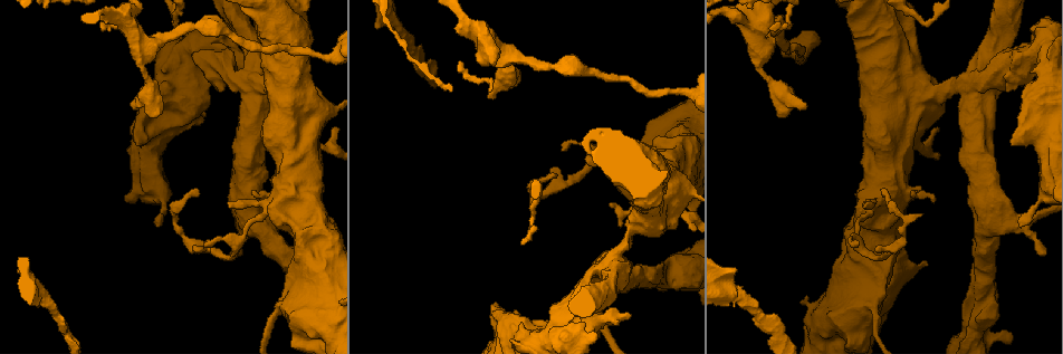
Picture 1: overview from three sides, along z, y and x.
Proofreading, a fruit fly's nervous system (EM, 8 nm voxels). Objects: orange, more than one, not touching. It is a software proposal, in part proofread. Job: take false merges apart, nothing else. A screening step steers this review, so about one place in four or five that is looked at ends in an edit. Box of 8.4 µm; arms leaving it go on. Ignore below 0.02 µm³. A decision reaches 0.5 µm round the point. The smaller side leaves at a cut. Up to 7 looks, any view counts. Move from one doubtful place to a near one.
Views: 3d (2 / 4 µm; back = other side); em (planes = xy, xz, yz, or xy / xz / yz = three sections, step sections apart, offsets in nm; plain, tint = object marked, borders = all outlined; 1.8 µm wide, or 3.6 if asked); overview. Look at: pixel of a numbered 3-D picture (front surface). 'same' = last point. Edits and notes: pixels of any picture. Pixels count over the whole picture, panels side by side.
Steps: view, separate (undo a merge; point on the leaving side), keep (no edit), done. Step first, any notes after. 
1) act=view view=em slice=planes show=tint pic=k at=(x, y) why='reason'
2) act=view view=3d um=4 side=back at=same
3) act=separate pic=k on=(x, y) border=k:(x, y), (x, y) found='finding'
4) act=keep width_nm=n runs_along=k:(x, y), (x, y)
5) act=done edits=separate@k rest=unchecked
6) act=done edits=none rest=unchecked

act=view view=3d um=4 pic=1 at=(554, 332) why='abrupt turn'

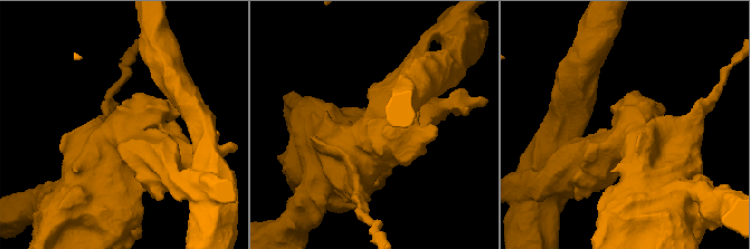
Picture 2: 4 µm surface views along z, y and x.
act=view view=em um=3.6 slice=xy step=16 show=tint pic=2 at=(372, 125) why='now the EM'

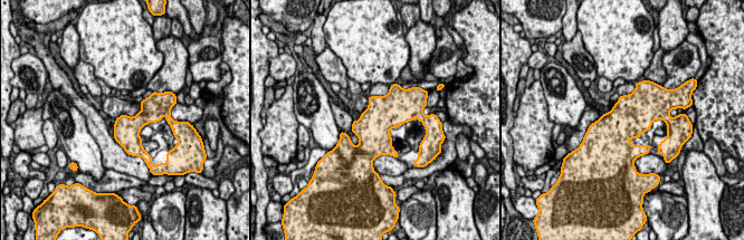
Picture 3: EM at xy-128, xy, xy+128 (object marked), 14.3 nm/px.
act=view view=em um=3.6 slice=xz step=8 show=tint at=same why='another direction'

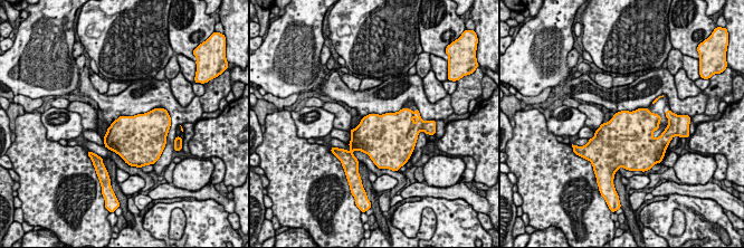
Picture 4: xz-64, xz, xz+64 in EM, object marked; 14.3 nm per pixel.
act=keep found='one cell here'

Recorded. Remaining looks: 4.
act=view view=em slice=planes show=tint pic=1 at=(971, 88) why='sudden change in width'

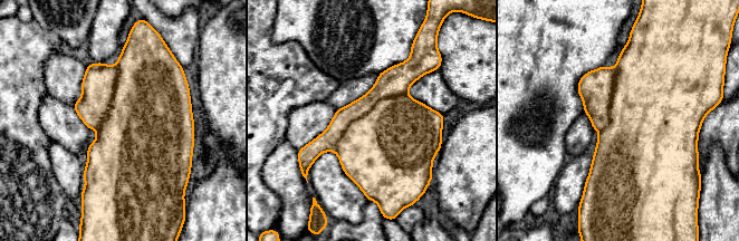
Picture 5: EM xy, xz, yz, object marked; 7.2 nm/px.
act=separate pic=5 on=(386, 140) width_nm=700 border=5:(405, 93), (355, 118), (334, 150) found='two cells meet here'

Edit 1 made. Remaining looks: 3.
act=done edits=separate@5 rest=unchecked

